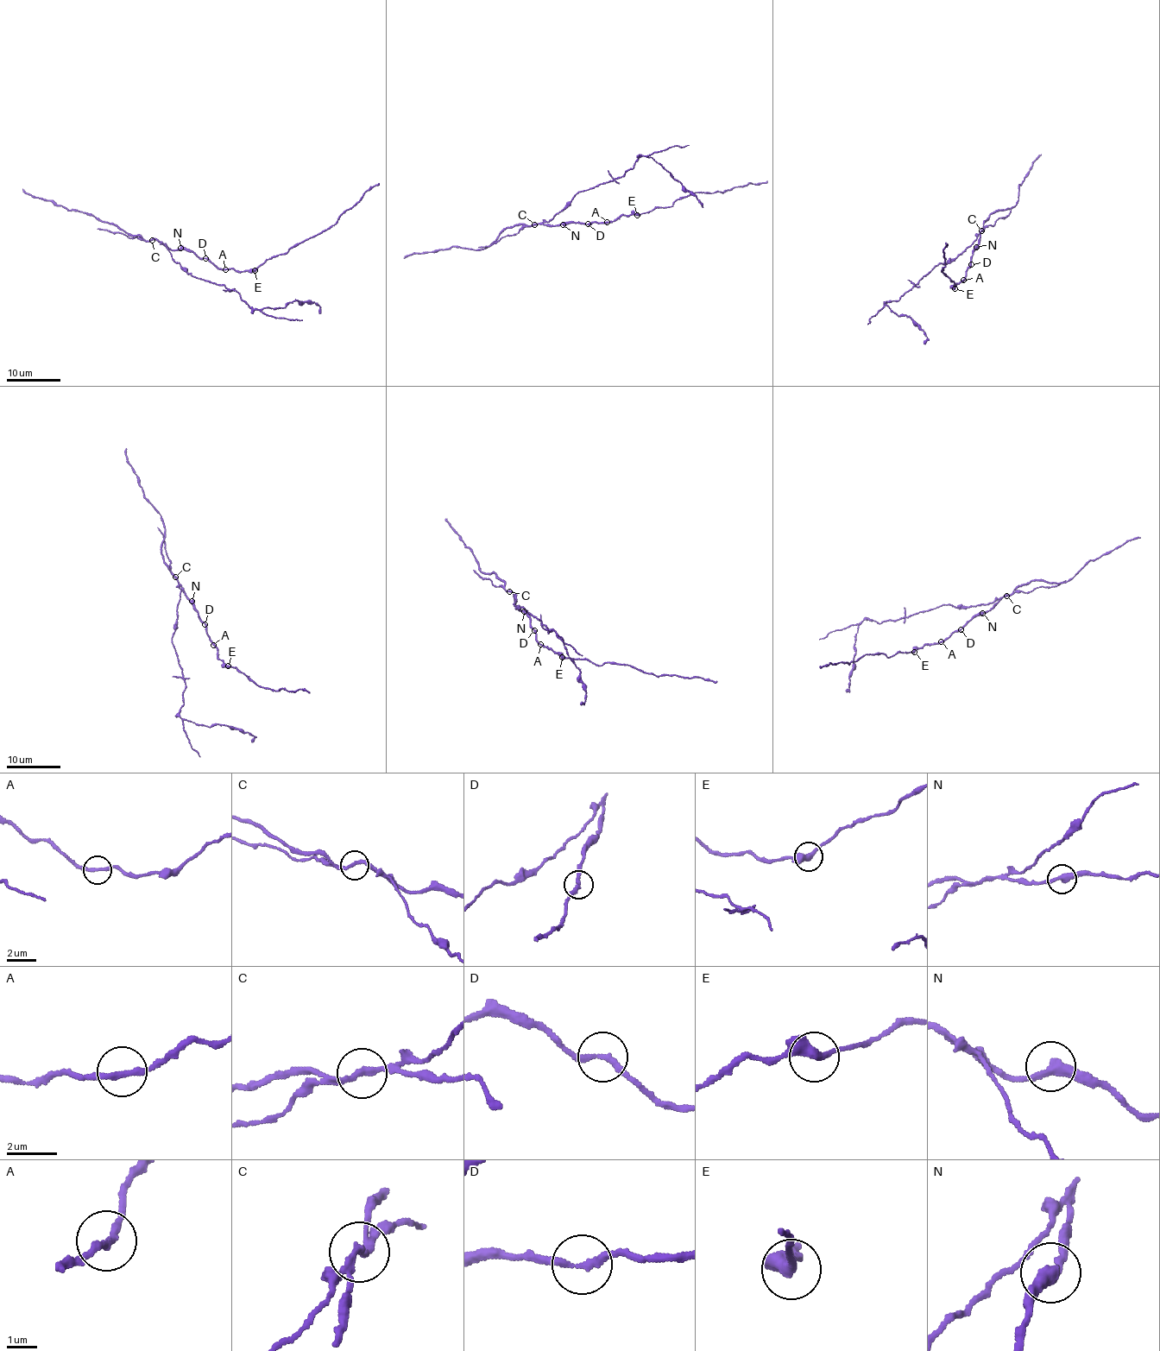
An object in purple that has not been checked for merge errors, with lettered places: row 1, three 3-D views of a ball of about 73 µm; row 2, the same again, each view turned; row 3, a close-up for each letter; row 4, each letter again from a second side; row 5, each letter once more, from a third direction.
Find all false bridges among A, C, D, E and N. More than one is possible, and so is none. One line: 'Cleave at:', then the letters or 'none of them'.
Cleave at: C

